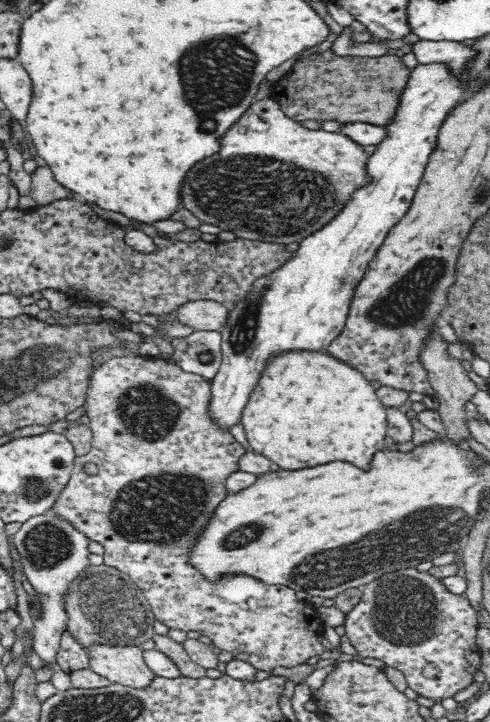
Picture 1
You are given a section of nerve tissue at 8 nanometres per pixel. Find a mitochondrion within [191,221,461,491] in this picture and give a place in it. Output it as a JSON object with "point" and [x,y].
{"point":[404,305]}

